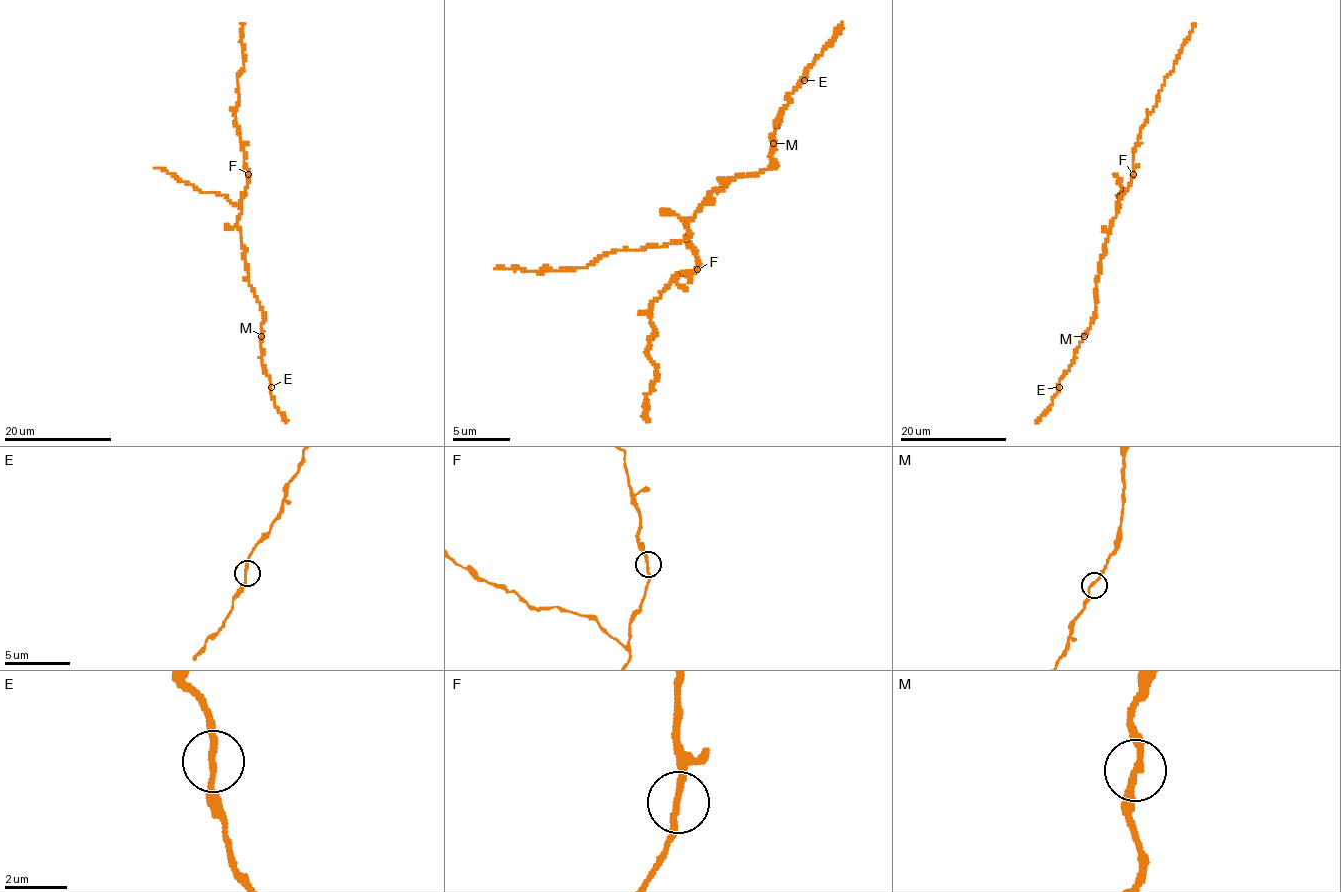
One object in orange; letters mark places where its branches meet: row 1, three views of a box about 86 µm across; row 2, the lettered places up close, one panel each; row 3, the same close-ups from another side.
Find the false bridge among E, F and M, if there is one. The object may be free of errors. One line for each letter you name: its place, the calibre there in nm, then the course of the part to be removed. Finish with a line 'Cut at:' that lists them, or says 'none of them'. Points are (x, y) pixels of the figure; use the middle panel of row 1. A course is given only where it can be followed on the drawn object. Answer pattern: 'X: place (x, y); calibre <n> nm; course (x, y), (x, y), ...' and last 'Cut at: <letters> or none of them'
Cut at: none of them

